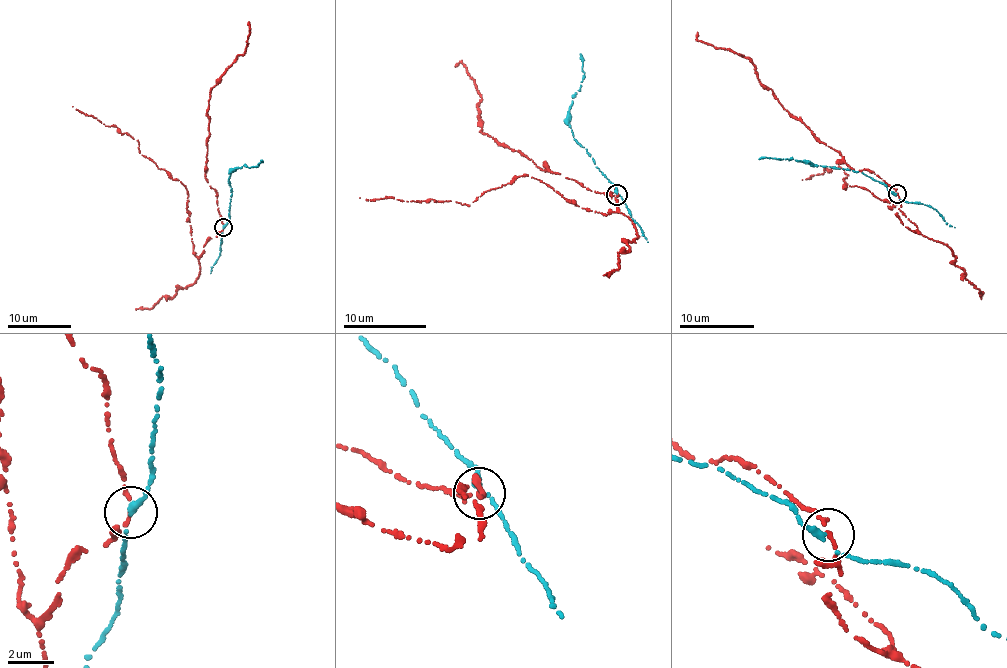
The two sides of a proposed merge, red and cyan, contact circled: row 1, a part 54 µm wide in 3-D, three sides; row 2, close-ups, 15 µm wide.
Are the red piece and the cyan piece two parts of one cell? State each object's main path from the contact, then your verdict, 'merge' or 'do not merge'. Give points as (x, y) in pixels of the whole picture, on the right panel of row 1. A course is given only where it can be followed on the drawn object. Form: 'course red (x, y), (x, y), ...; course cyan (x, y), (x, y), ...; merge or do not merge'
course red (897, 194), (899, 219), (917, 232), (894, 205), (868, 190), (844, 187), (844, 169), (839, 167), (802, 180); course cyan (895, 193), (854, 170), (788, 158), (758, 159); do not merge

